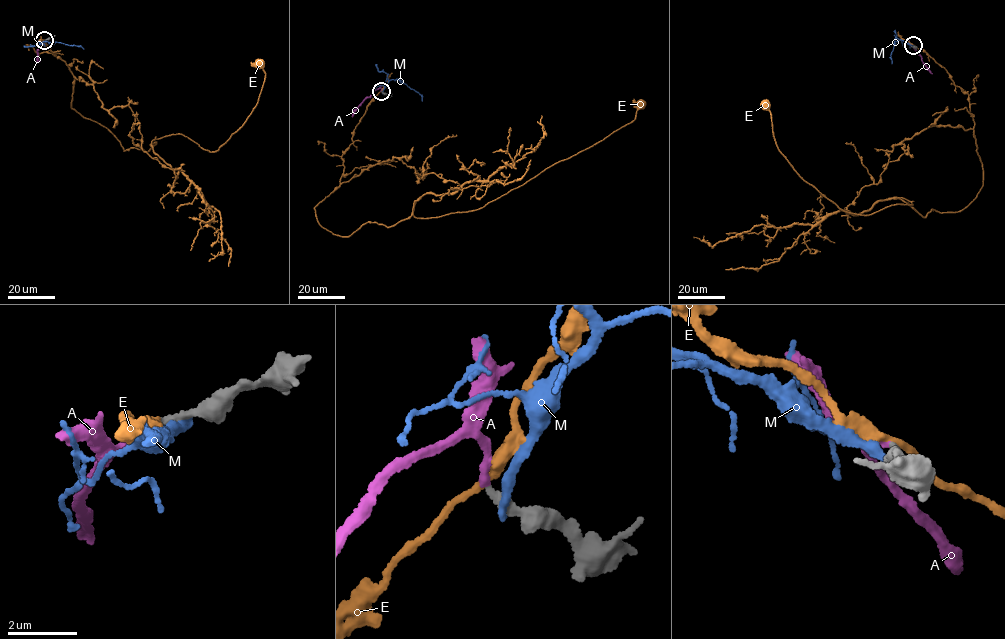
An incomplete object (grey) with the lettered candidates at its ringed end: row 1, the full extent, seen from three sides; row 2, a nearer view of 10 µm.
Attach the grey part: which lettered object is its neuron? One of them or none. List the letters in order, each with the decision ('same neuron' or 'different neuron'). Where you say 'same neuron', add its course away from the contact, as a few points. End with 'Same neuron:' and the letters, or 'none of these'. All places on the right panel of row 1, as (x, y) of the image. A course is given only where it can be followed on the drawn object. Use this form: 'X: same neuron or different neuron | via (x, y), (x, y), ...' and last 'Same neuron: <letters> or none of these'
A: same neuron | via (913, 45), (932, 74)
E: different neuron
M: different neuron
Same neuron: A

